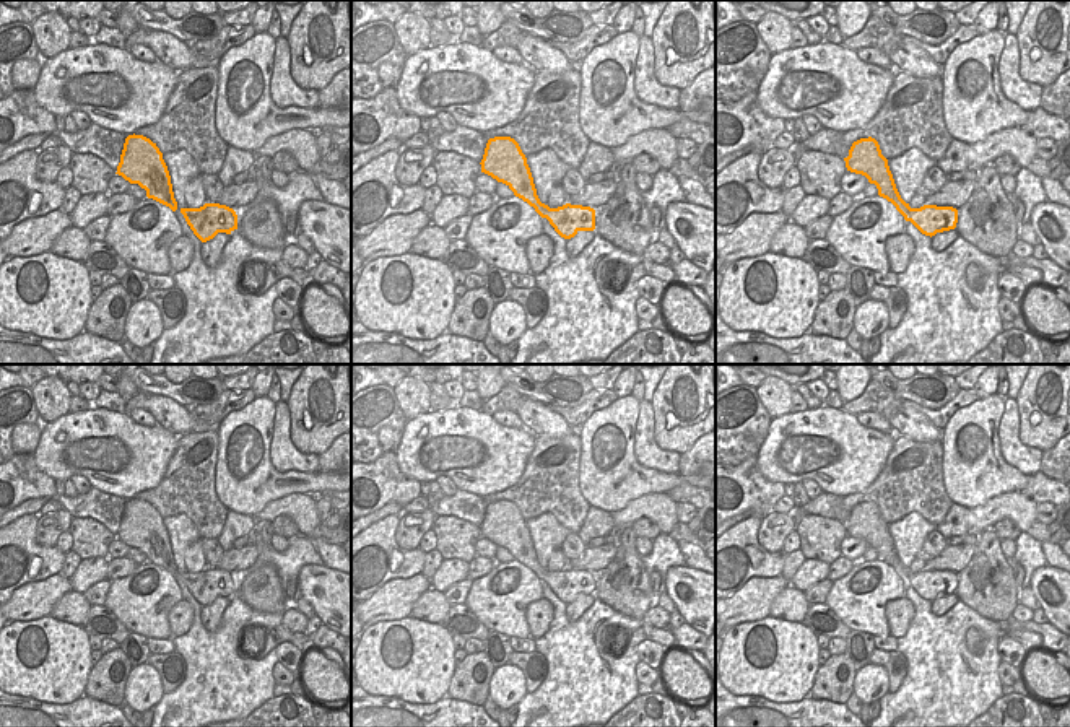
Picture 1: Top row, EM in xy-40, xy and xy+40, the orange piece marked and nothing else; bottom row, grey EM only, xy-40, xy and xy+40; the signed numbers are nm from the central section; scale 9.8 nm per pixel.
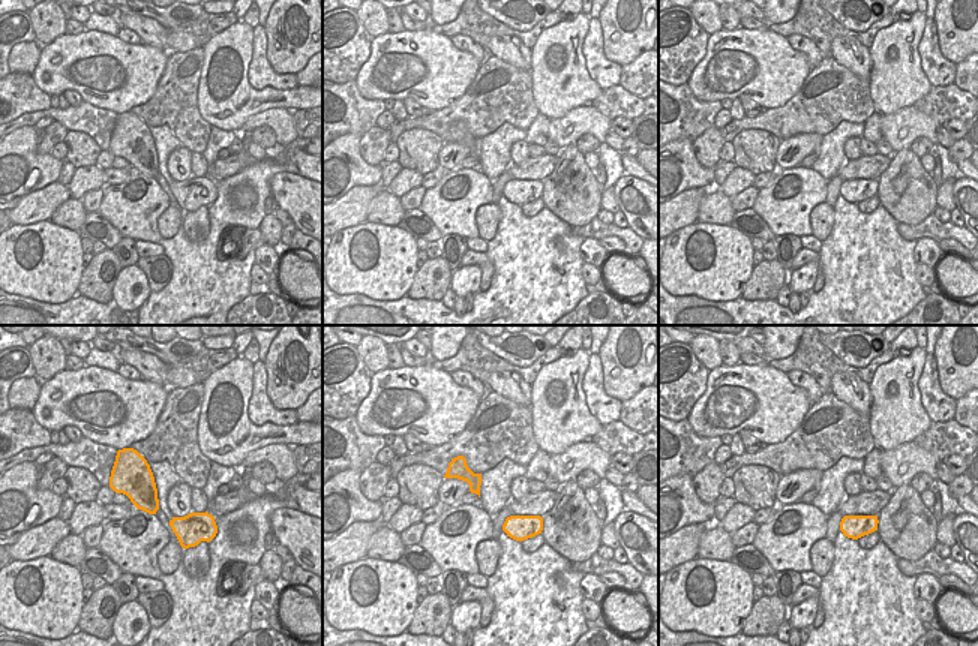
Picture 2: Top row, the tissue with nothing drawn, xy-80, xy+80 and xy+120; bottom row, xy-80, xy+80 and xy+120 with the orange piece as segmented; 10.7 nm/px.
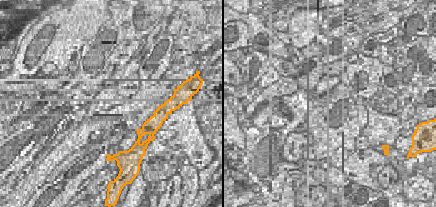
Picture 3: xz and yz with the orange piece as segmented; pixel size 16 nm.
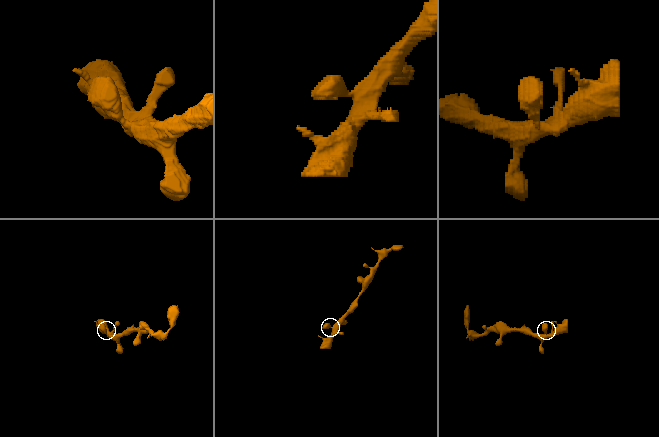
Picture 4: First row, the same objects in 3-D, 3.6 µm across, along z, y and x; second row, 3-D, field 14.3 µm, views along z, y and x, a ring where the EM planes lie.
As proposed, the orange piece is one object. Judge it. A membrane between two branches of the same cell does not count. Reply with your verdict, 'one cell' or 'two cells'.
one cell

